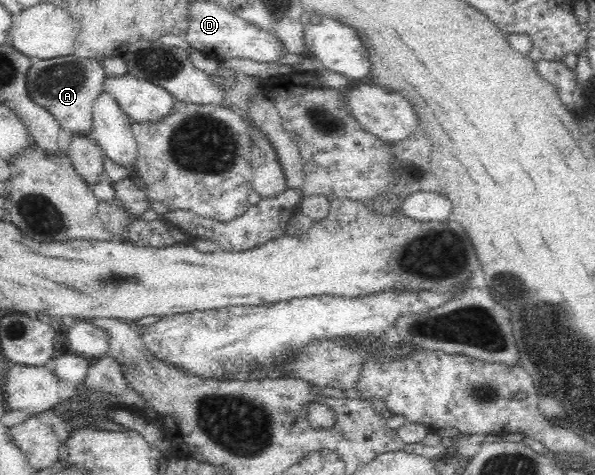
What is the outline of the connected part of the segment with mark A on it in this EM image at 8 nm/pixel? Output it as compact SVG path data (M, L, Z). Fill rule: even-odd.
M75 55L31 60L26 73L29 97L37 105L49 111L63 129L88 137L88 131L93 125L94 101L102 92L102 85L107 77L102 60L78 58Z

